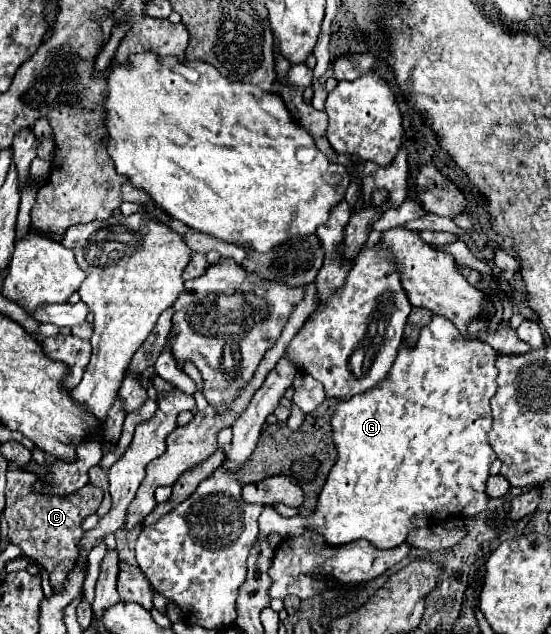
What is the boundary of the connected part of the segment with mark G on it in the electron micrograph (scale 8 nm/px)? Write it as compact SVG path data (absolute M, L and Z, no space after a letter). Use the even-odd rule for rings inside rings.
M434 316L430 324L420 330L416 348L400 346L384 386L376 386L376 390L338 404L332 416L338 460L318 496L316 510L306 517L298 514L284 518L276 514L272 506L266 506L260 516L260 542L273 532L300 536L306 530L316 530L328 546L342 546L364 538L378 550L386 550L406 542L408 532L414 528L444 524L452 518L484 512L490 502L486 480L490 476L490 464L496 460L488 440L488 432L492 430L490 398L496 394L498 376L494 366L496 356L492 346L466 340L448 318Z

